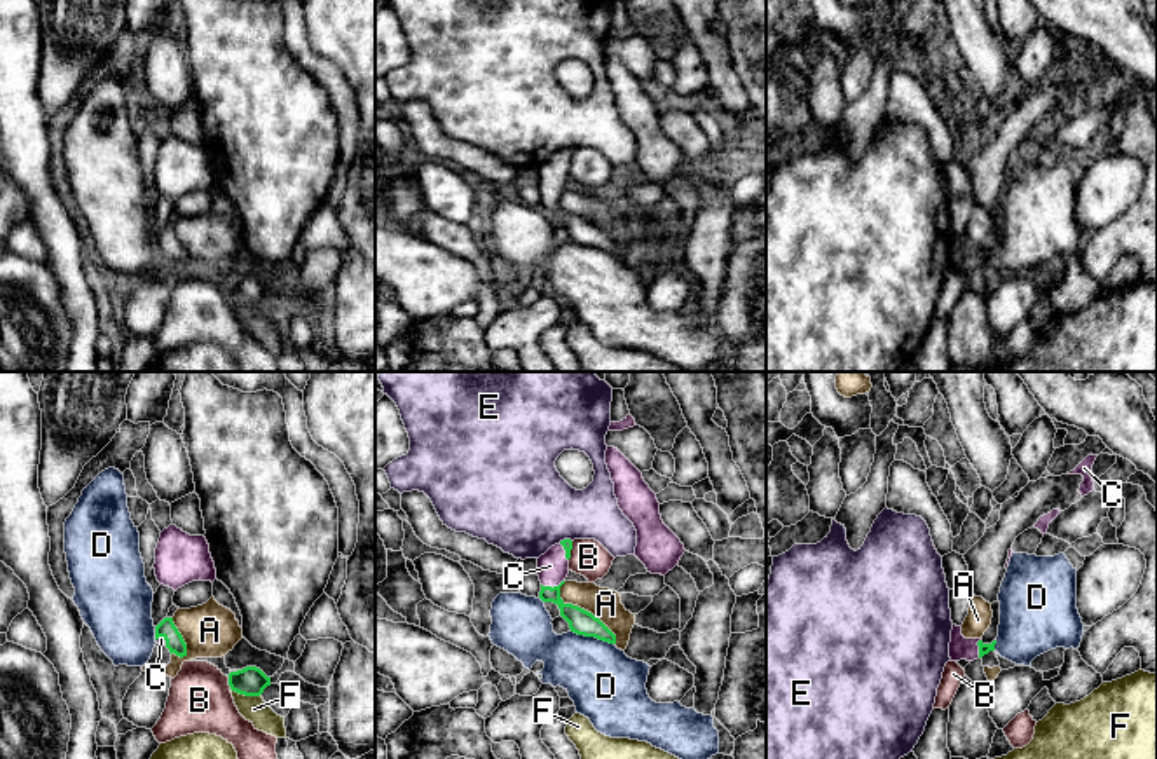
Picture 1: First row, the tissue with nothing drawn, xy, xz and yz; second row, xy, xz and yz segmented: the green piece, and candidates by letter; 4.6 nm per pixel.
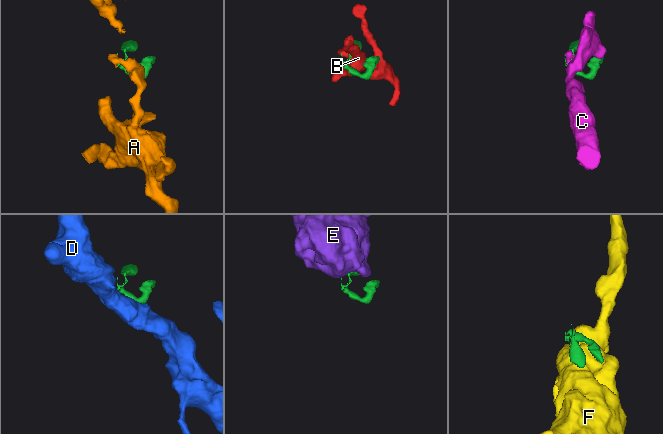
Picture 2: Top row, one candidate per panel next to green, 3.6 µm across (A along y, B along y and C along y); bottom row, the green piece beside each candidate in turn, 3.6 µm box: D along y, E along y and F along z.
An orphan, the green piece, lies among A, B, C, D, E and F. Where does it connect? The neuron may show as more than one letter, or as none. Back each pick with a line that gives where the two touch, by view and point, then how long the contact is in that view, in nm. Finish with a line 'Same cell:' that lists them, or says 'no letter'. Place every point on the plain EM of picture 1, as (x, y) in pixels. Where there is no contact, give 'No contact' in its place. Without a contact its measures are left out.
C: Touches green at xz (550, 196). Shared border 110 nm
Same cell: C

